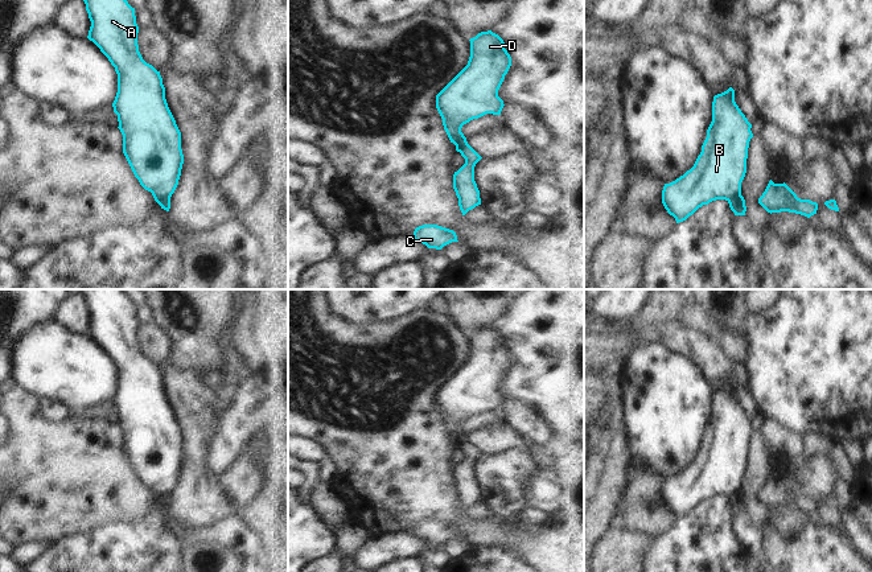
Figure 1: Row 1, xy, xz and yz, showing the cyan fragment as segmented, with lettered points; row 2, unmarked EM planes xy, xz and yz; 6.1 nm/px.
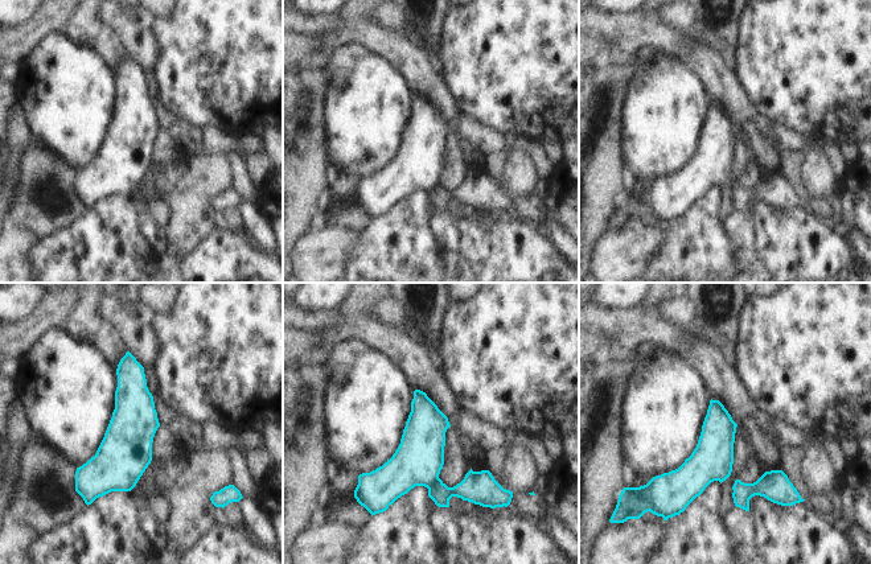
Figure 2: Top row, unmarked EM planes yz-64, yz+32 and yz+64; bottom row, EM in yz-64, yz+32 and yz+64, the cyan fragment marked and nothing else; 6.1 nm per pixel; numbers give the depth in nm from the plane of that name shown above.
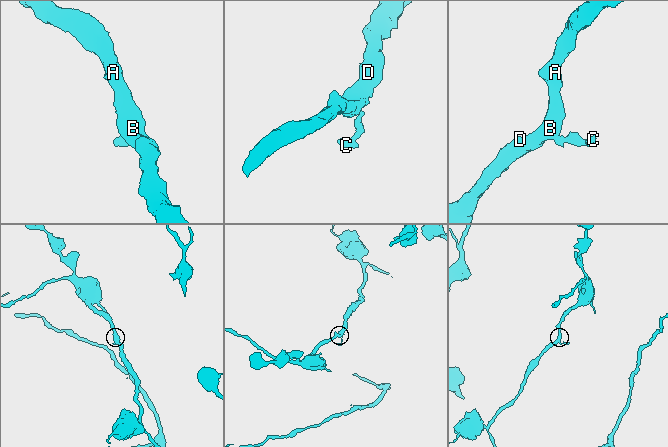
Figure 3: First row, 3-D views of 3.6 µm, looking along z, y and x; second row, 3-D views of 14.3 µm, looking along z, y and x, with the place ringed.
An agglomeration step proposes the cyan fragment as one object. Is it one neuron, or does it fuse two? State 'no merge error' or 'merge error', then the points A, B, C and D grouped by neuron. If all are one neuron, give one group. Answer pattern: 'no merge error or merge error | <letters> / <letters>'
merge error | A B D / C

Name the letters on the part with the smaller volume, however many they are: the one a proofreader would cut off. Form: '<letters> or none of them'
C

